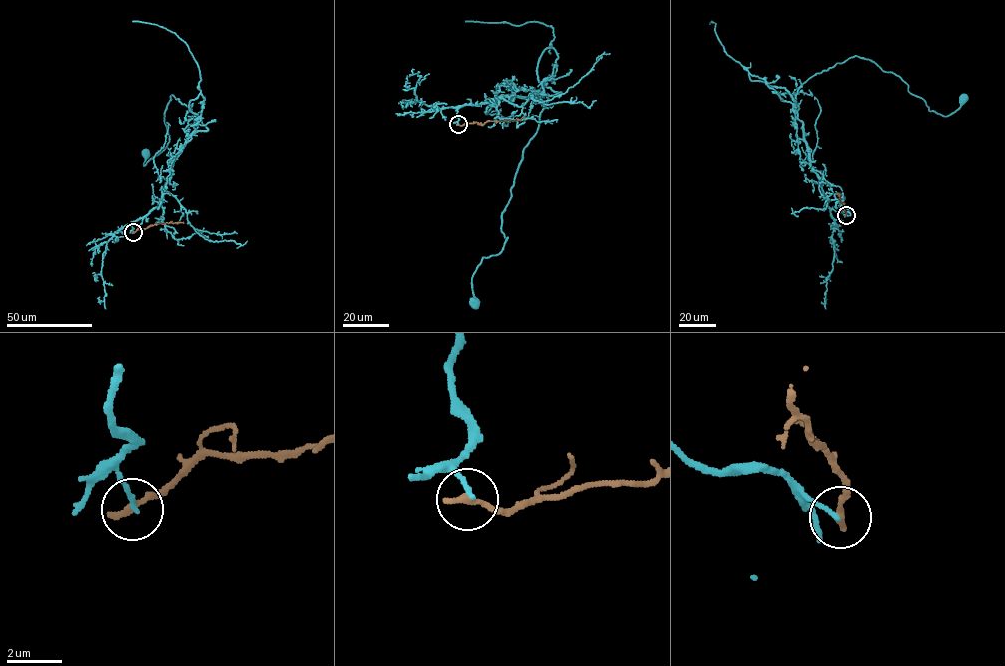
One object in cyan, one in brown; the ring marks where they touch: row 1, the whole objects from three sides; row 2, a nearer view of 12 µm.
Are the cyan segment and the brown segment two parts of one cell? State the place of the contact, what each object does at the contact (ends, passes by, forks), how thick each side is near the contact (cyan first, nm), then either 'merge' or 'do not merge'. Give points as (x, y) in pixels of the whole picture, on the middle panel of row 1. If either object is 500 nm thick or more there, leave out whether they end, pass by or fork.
(458, 124) | cyan ends | brown ends | 170/300 nm | do not merge

